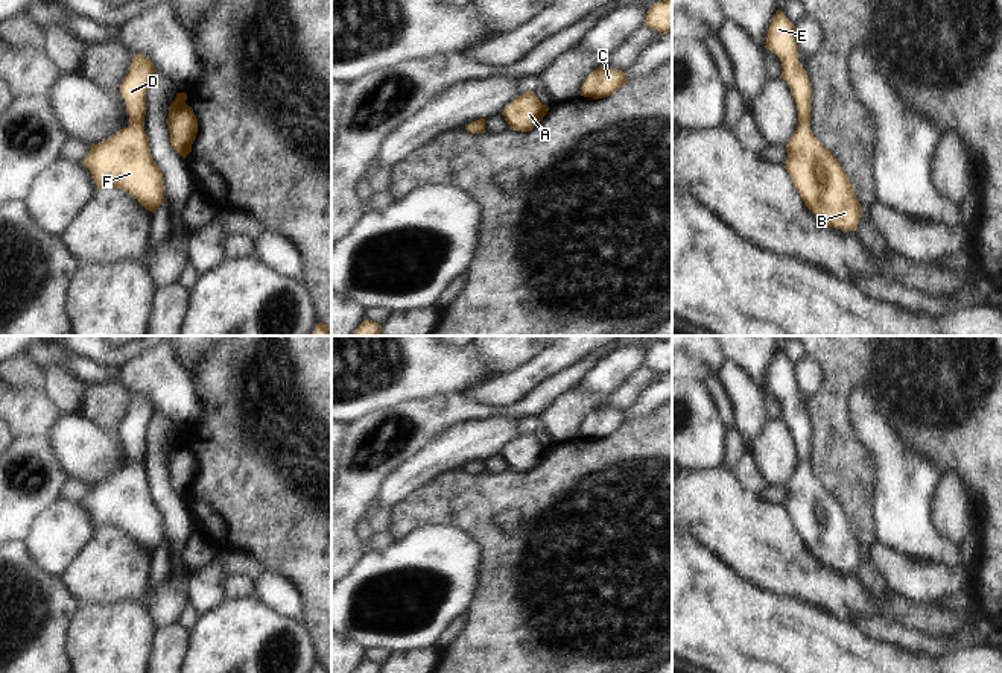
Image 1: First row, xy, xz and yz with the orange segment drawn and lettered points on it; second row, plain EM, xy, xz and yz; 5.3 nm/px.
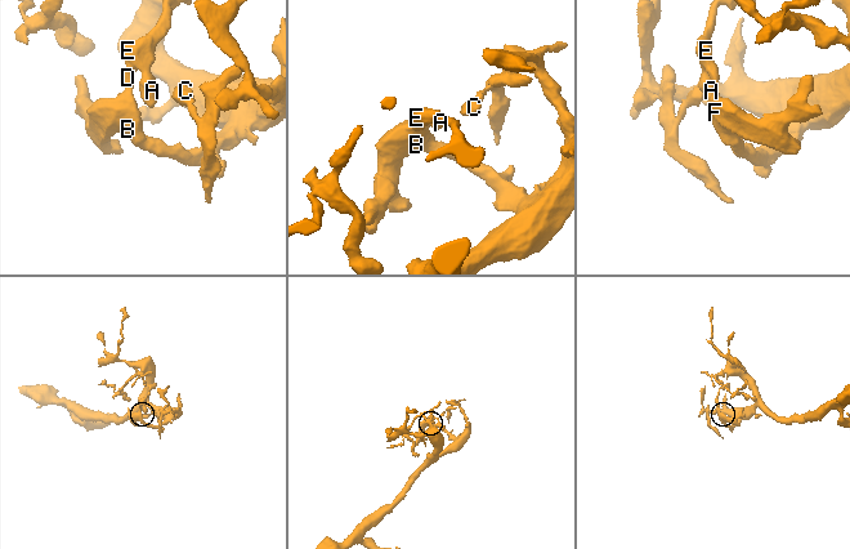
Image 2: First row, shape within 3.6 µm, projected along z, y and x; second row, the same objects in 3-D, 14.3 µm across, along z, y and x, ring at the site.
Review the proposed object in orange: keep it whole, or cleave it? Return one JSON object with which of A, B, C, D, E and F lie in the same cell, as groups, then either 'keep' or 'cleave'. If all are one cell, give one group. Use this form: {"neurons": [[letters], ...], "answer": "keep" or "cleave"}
{"neurons": [["A", "B", "C", "D", "E", "F"]], "answer": "keep"}

